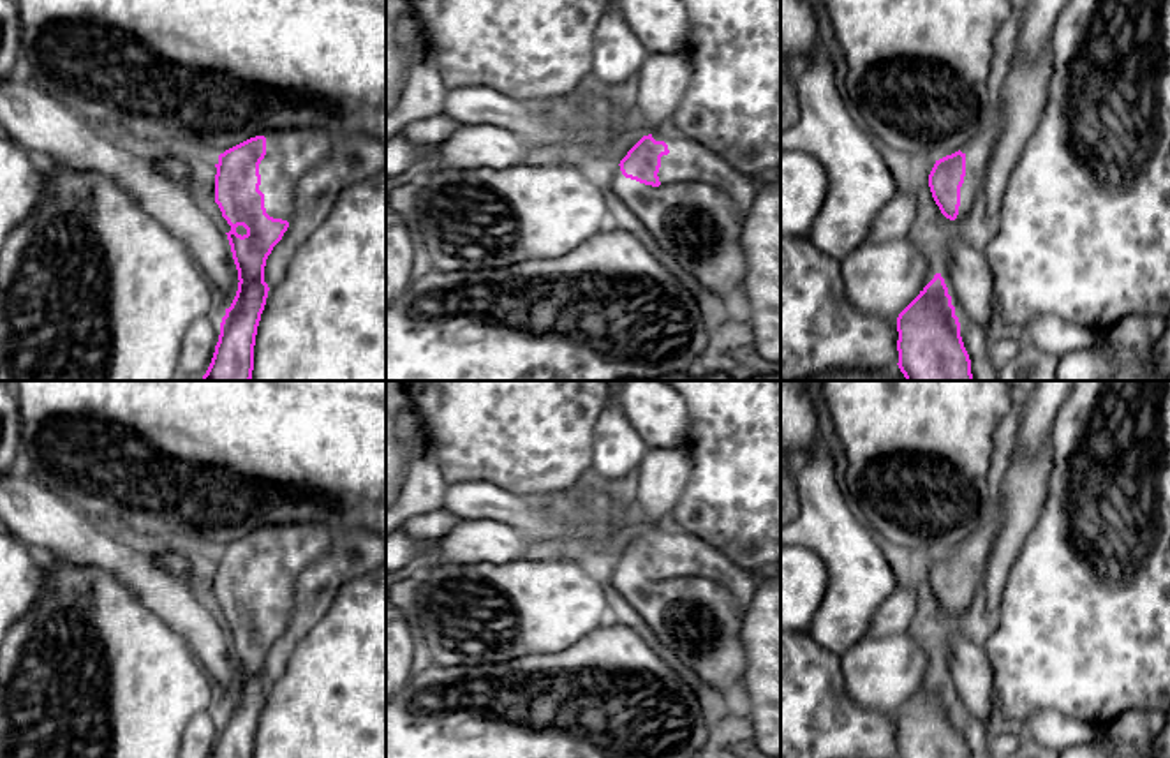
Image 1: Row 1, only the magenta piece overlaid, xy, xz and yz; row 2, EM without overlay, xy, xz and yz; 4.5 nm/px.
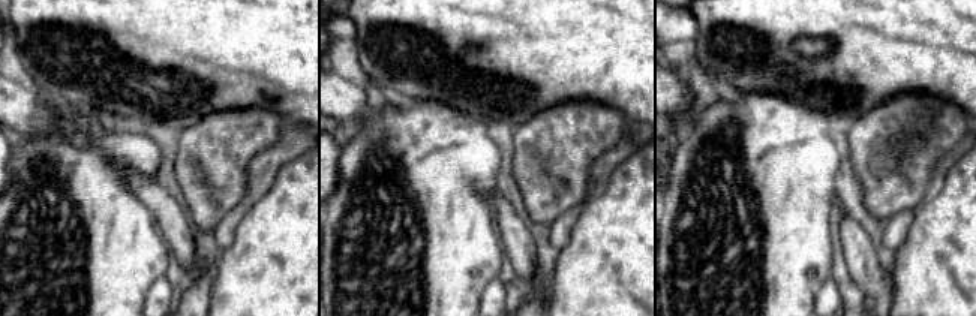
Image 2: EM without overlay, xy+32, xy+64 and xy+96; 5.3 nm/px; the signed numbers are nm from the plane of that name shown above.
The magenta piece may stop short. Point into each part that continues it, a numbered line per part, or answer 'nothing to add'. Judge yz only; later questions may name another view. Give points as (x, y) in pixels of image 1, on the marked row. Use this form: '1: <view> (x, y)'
1: yz (978, 152)

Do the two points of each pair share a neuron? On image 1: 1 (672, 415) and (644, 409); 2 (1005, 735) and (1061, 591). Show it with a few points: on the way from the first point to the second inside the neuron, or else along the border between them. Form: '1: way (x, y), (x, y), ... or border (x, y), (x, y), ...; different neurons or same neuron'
1: way (665, 415), (651, 409); same neuron
2: border (999, 725), (1014, 728); different neurons

